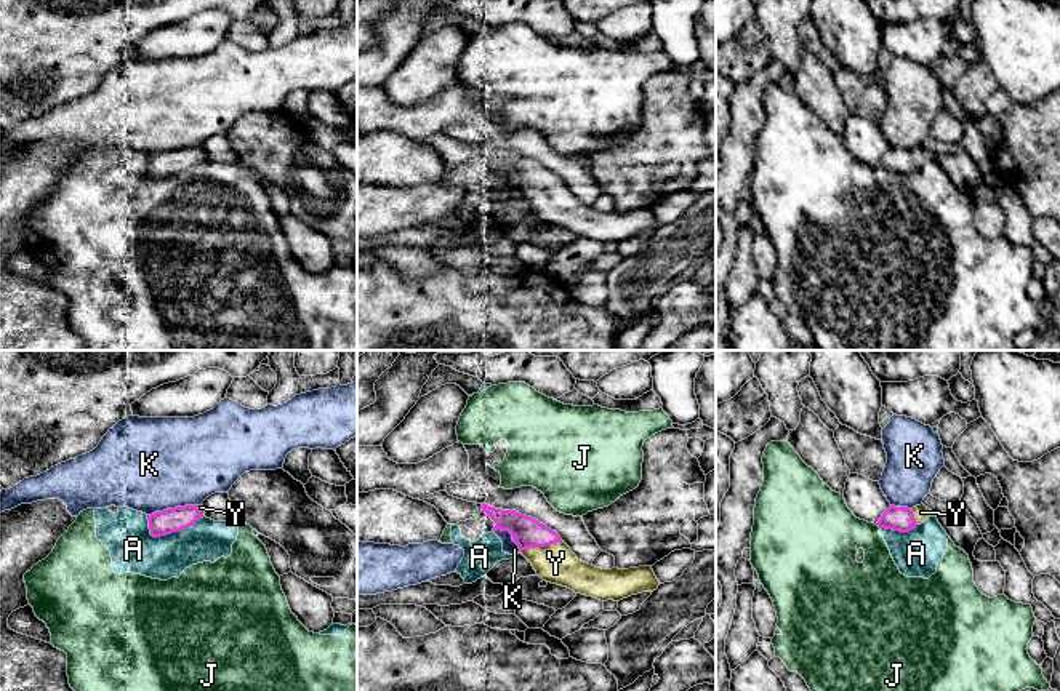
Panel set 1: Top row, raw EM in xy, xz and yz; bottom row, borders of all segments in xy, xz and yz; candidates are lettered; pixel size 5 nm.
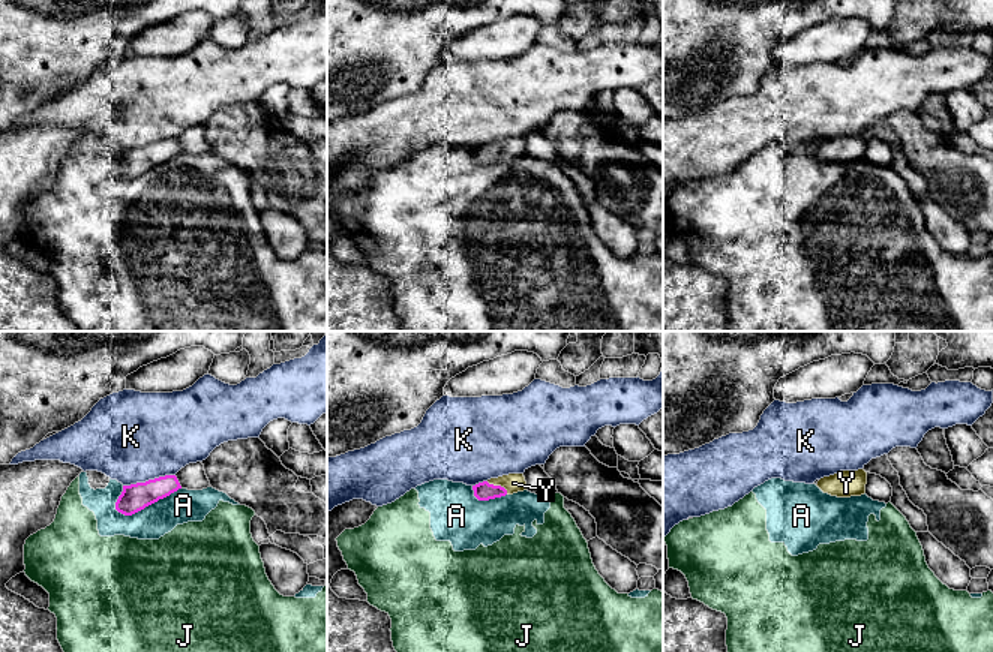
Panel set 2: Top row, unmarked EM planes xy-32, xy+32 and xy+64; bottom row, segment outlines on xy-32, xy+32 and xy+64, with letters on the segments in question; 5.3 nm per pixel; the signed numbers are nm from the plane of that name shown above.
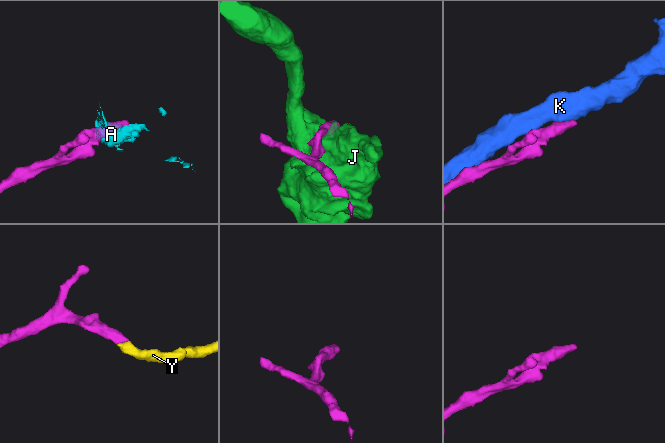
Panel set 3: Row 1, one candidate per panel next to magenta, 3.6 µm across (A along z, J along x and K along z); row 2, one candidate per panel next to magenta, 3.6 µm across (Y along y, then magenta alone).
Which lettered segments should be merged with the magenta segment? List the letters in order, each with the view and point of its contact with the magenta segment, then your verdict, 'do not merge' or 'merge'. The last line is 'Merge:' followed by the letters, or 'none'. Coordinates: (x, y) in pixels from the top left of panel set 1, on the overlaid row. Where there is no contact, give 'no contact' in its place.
A: xy (167, 533) | do not merge
J: yz (878, 525) | do not merge
K: xy (172, 509) | do not merge
Y: xz (540, 546) | merge
Merge: Y

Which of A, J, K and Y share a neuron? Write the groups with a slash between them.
A J / K / Y

